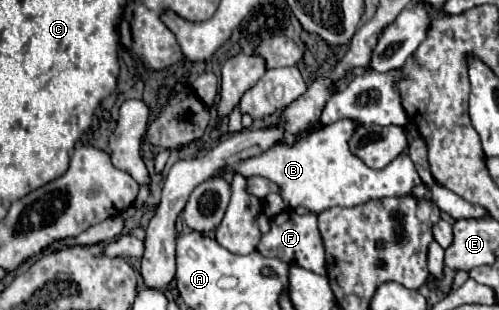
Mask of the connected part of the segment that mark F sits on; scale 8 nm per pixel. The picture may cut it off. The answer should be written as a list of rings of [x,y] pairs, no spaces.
[[[286,209],[278,213],[276,217],[270,219],[270,231],[262,235],[258,243],[258,251],[266,257],[278,257],[290,265],[304,267],[308,271],[314,271],[318,275],[326,275],[326,265],[324,265],[324,245],[322,237],[318,233],[318,221],[314,213],[308,215],[298,215],[292,209]]]

